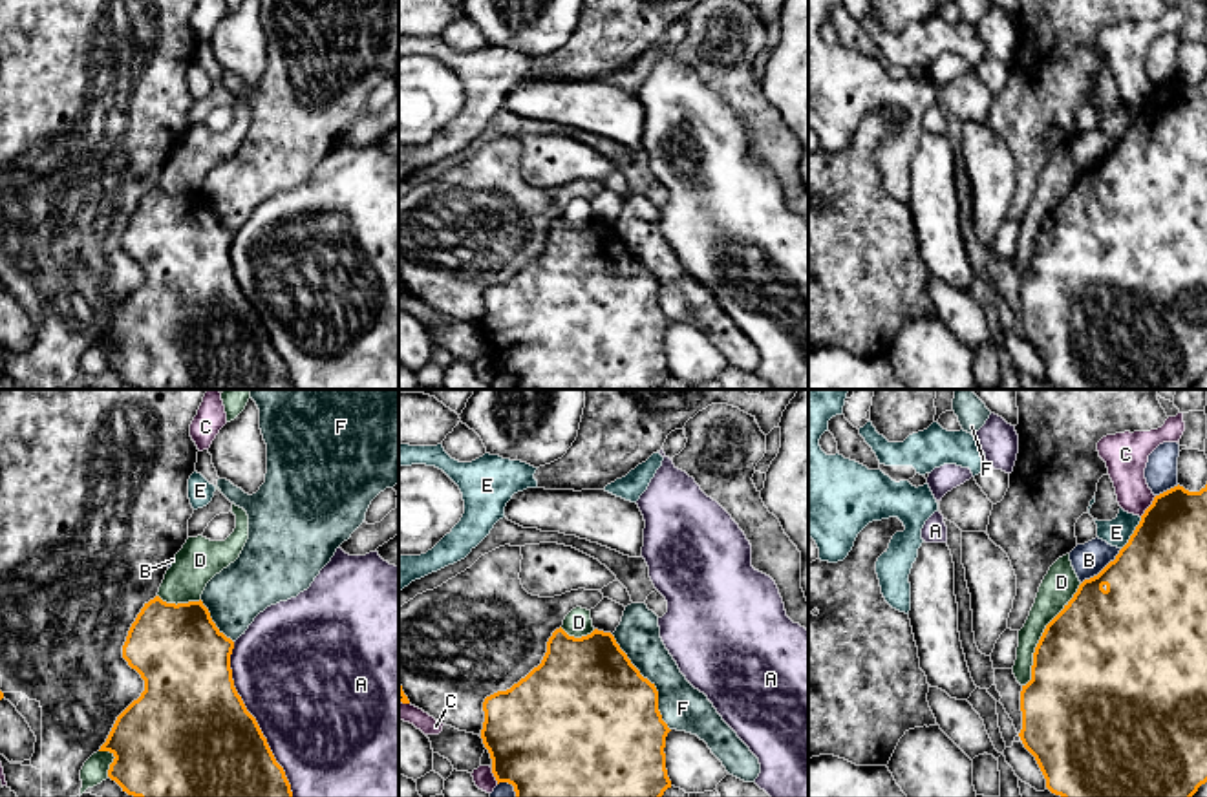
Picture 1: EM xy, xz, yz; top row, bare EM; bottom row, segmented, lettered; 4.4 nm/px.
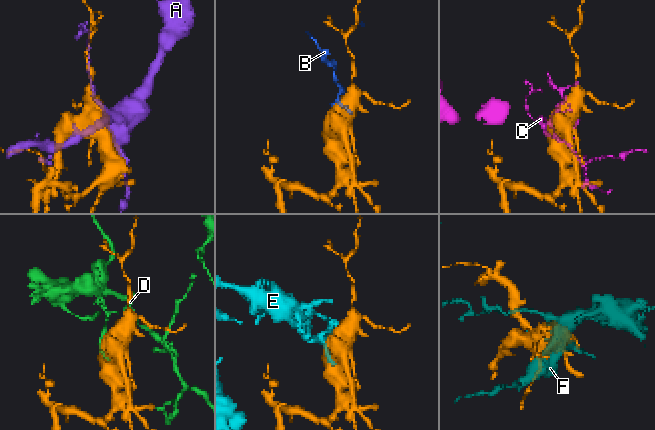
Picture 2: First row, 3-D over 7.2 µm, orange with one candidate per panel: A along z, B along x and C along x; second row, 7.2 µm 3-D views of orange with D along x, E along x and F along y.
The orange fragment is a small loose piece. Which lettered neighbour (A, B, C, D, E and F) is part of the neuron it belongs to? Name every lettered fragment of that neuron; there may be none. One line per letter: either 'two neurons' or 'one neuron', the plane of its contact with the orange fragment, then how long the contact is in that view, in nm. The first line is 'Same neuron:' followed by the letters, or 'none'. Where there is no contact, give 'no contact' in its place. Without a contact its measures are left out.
Same neuron: D
A: two neurons; meets orange in xy; contact 750 nm long
B: two neurons; meets orange in yz; contact 240 nm long
C: two neurons; meets orange in yz; contact 120 nm long
D: one neuron; meets orange in yz; contact 500 nm long
E: two neurons; meets orange in yz; contact 170 nm long
F: two neurons; meets orange in xz; contact 500 nm long

